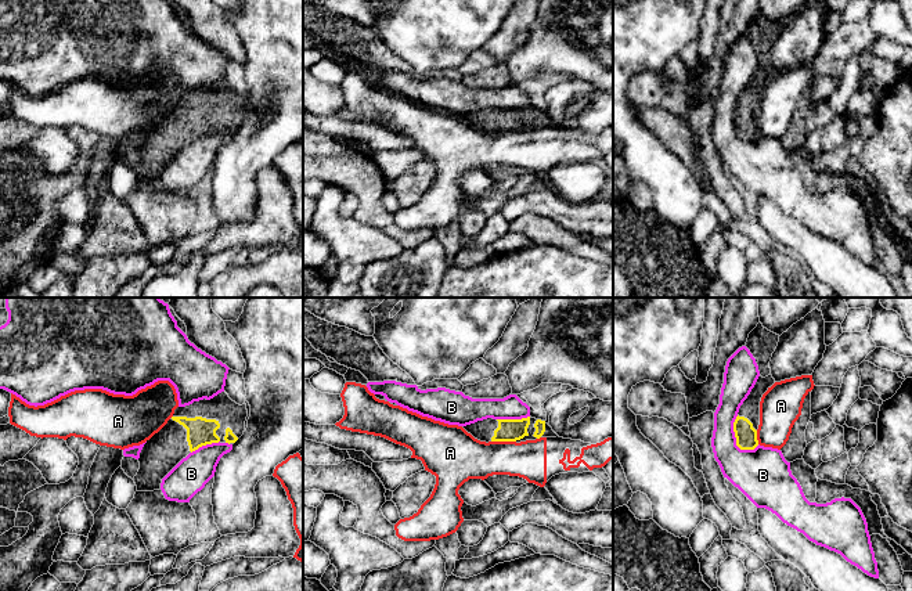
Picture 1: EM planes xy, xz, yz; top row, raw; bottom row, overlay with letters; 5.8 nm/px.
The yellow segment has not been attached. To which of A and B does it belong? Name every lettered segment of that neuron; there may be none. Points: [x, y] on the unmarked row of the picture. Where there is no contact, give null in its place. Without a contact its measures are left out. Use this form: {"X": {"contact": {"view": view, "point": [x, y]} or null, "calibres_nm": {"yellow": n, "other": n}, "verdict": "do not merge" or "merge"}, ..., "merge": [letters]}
{"A": {"contact": {"view": "xz", "point": [504, 130]}, "calibres_nm": {"yellow": 130, "other": 260}, "verdict": "do not merge"}, "B": {"contact": {"view": "yz", "point": [736, 129]}, "calibres_nm": {"yellow": 130, "other": 300}, "verdict": "do not merge"}, "merge": []}

